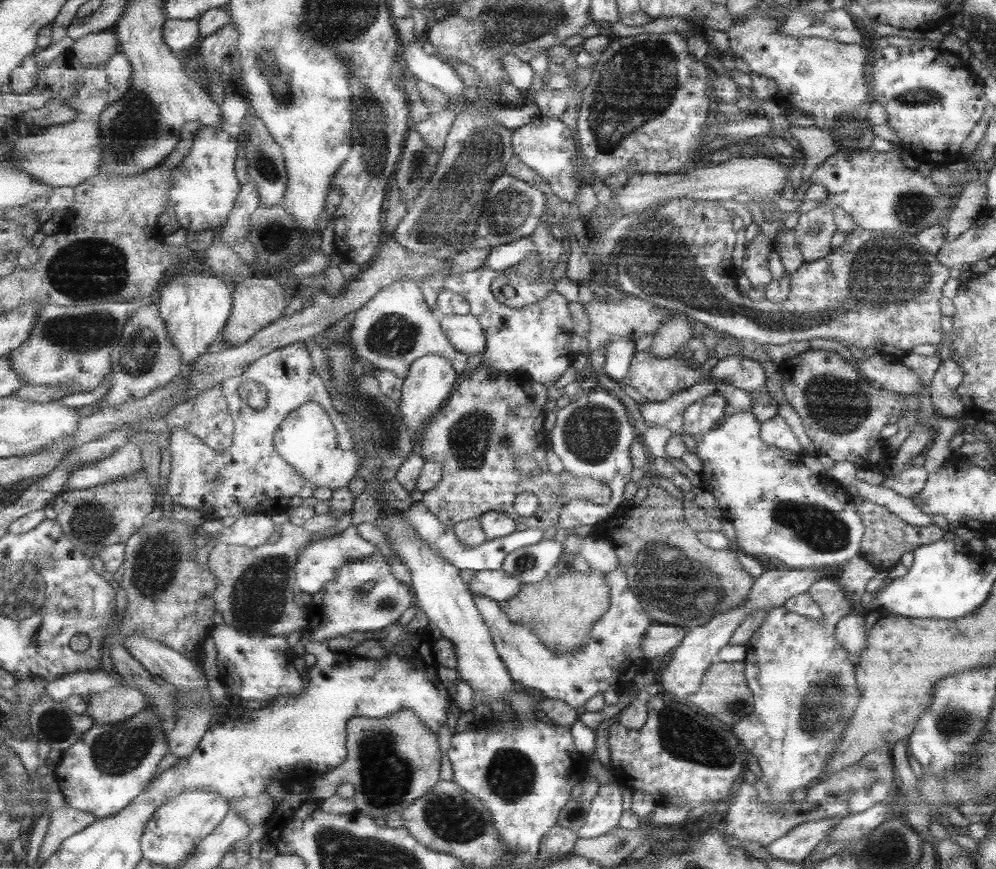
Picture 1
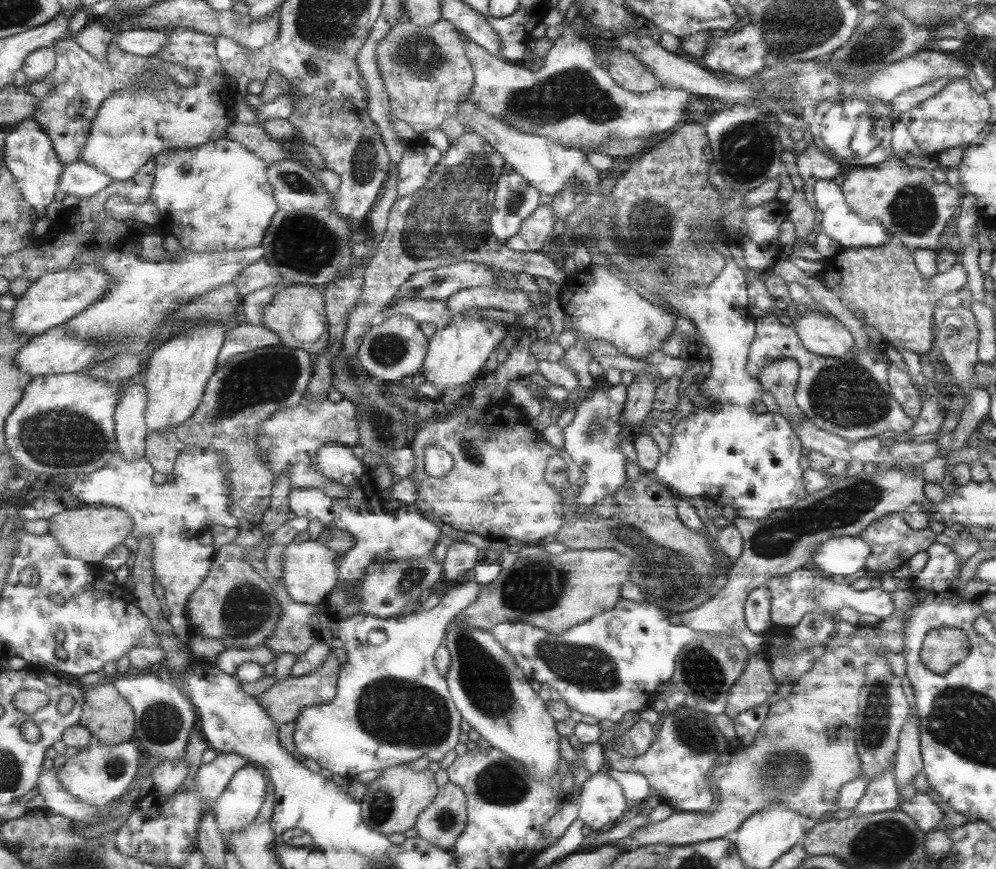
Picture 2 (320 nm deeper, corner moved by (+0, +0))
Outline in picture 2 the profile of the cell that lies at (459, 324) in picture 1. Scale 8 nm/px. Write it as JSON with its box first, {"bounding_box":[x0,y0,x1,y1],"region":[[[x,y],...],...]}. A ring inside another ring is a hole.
{"bounding_box":[380,298,455,330],"region":[[[412,298],[397,301],[394,305],[384,310],[384,314],[381,314],[380,319],[387,319],[400,314],[400,316],[407,316],[419,324],[422,322],[436,324],[438,330],[441,330],[454,320],[455,316],[450,312],[448,300],[433,301]]]}

